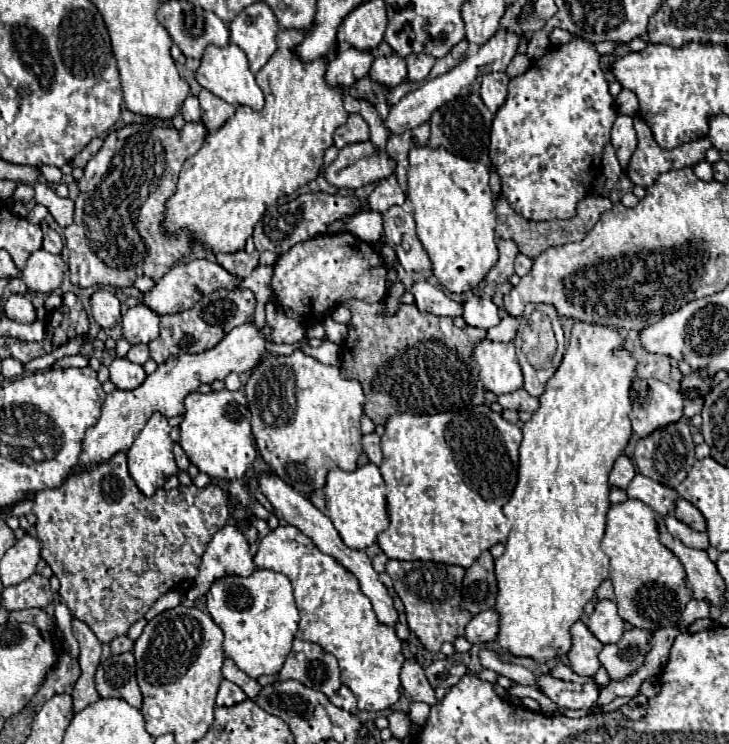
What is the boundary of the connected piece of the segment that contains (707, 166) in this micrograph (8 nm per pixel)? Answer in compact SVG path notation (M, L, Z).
M707 161L697 163L697 165L693 167L693 171L695 171L695 175L697 175L701 181L711 181L711 179L713 179L713 169L711 169L711 163L707 163Z

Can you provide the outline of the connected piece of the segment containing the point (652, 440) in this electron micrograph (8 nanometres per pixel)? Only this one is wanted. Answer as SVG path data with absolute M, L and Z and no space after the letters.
M677 421L677 423L671 423L667 427L653 431L645 439L639 439L633 459L635 459L635 467L639 473L643 473L645 477L649 477L665 487L675 489L687 477L687 473L695 461L695 443L691 439L689 425L685 421Z

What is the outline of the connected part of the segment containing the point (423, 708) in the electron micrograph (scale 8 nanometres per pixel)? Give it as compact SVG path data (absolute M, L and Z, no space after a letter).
M411 703L411 709L409 709L409 717L413 723L417 723L419 727L423 727L429 719L429 707L425 703Z

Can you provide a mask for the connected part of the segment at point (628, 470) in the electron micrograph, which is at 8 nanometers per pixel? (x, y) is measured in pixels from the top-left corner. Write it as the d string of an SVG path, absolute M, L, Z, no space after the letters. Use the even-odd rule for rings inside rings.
M621 455L621 457L615 461L615 467L613 467L611 475L609 475L611 487L627 489L627 485L631 483L633 477L635 477L635 467L633 467L633 463L629 461L629 457Z

